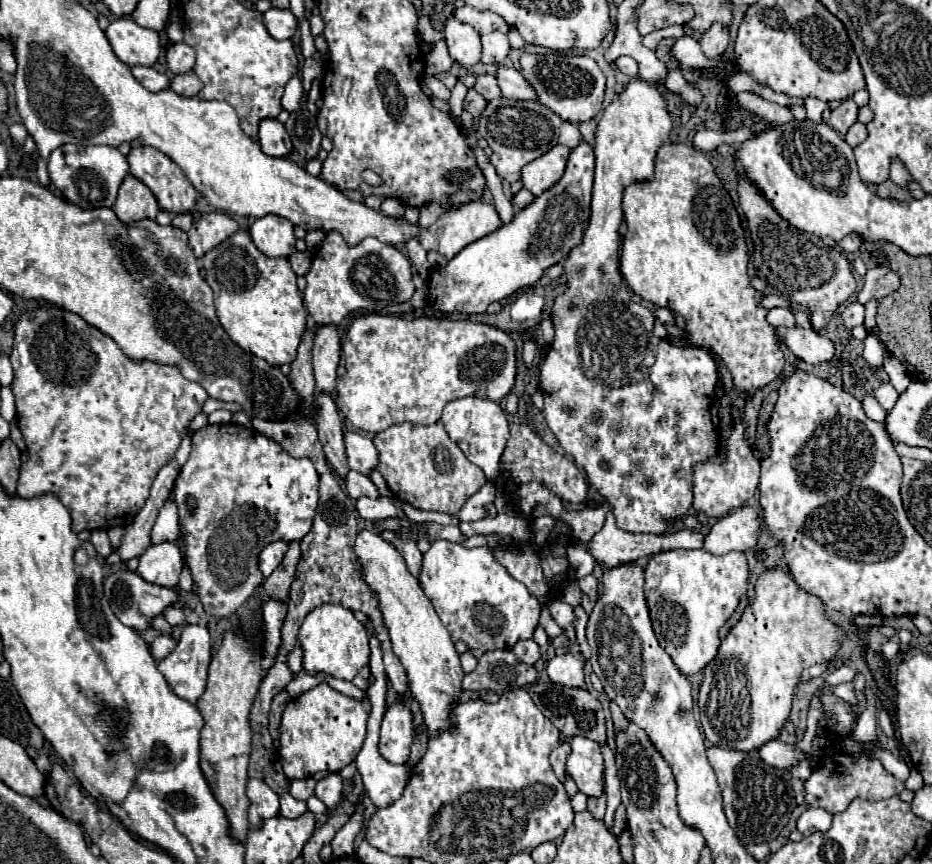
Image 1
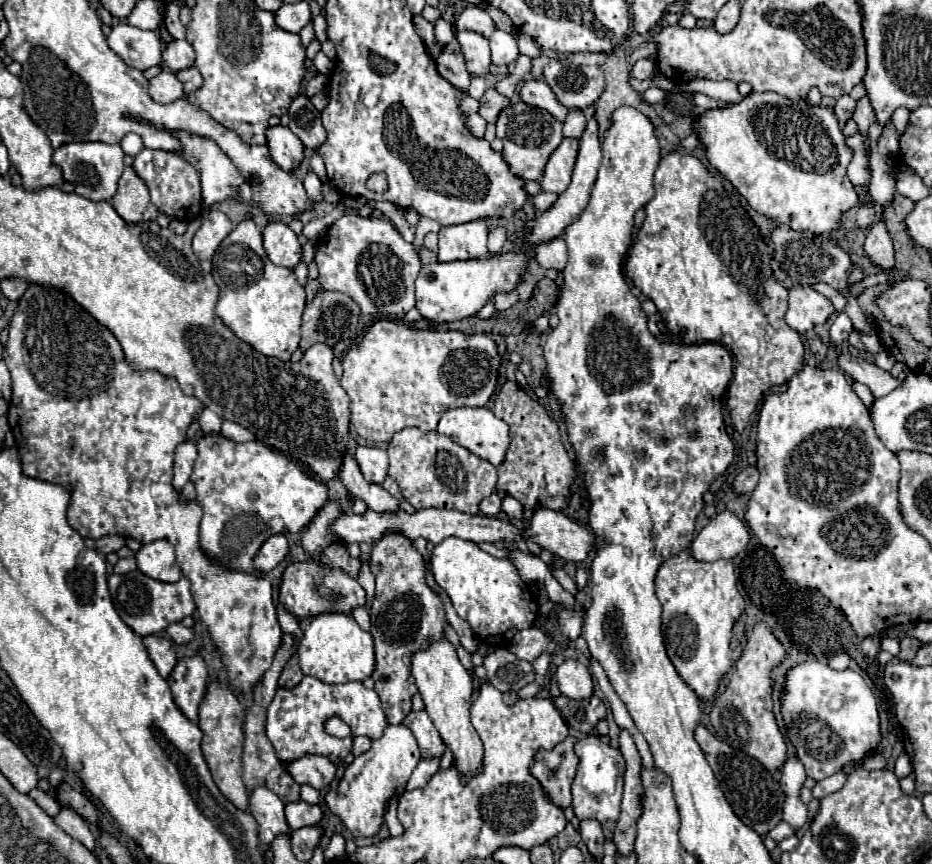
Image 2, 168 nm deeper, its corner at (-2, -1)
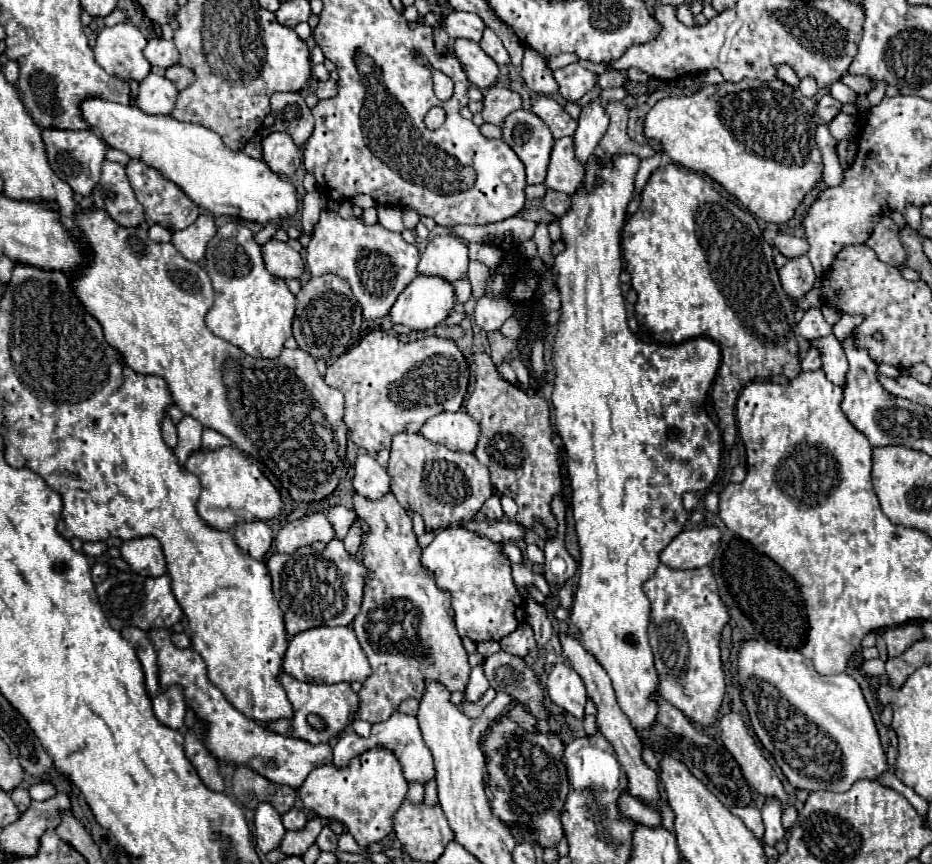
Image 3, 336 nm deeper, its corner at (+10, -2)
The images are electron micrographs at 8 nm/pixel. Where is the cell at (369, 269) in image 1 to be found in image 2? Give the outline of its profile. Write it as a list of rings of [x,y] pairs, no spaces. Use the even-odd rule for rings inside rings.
[[[342,216],[336,220],[316,248],[318,280],[326,292],[344,292],[358,306],[362,314],[384,318],[400,318],[414,304],[414,280],[422,268],[412,244],[404,242],[388,218]]]

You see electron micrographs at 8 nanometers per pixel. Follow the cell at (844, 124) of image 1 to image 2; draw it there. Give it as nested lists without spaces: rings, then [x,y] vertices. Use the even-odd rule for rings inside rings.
[[[844,94],[844,96],[840,96],[840,98],[836,100],[834,112],[836,112],[836,118],[838,118],[838,122],[840,122],[842,126],[852,118],[854,110],[856,110],[856,100],[852,100],[848,94]]]

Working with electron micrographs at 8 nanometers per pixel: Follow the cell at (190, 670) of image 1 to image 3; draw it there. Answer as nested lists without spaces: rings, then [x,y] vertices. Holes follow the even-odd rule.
[[[170,687],[170,689],[162,691],[162,693],[158,693],[152,699],[152,707],[154,707],[156,719],[162,725],[166,725],[170,729],[180,729],[184,725],[186,703],[184,703],[180,687]]]

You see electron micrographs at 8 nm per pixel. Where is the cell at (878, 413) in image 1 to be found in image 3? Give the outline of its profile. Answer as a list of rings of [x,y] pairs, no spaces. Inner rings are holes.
[[[826,335],[820,339],[810,341],[812,347],[820,351],[820,361],[822,361],[822,371],[834,385],[844,385],[846,383],[846,371],[848,371],[848,361],[844,357],[842,345],[836,341],[834,335]]]

